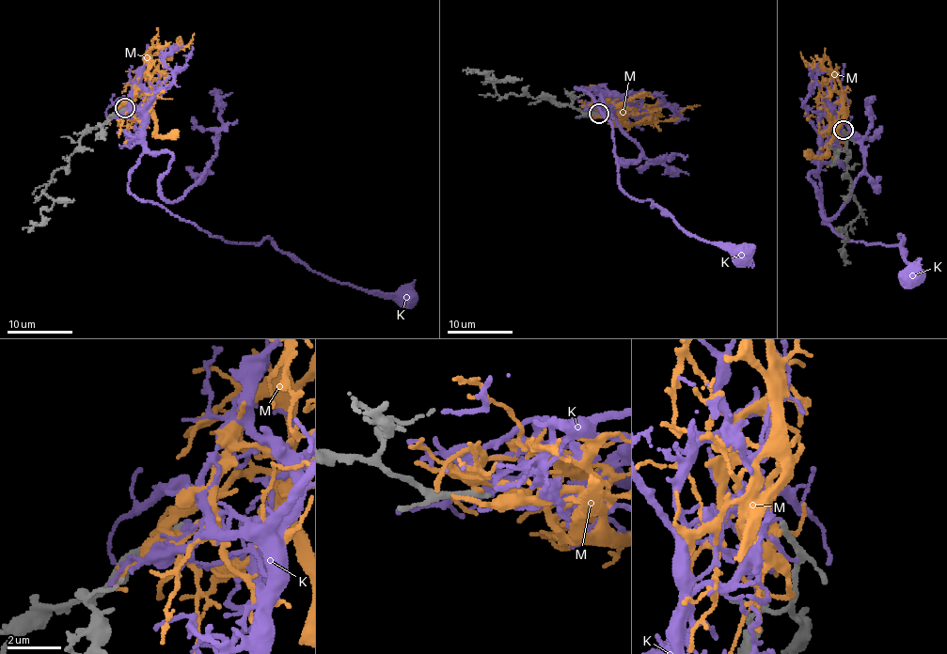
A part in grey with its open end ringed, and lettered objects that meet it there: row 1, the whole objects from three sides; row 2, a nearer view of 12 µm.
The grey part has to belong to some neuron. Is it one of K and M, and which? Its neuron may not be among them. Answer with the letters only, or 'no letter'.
no letter

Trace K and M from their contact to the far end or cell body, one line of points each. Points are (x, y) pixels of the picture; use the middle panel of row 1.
K: (597, 114), (619, 97), (576, 86), (612, 129), (618, 183), (631, 197), (730, 242), (752, 268)
M: (593, 113), (603, 111), (621, 124), (632, 126), (640, 121), (663, 121), (679, 116), (686, 107), (700, 105)

